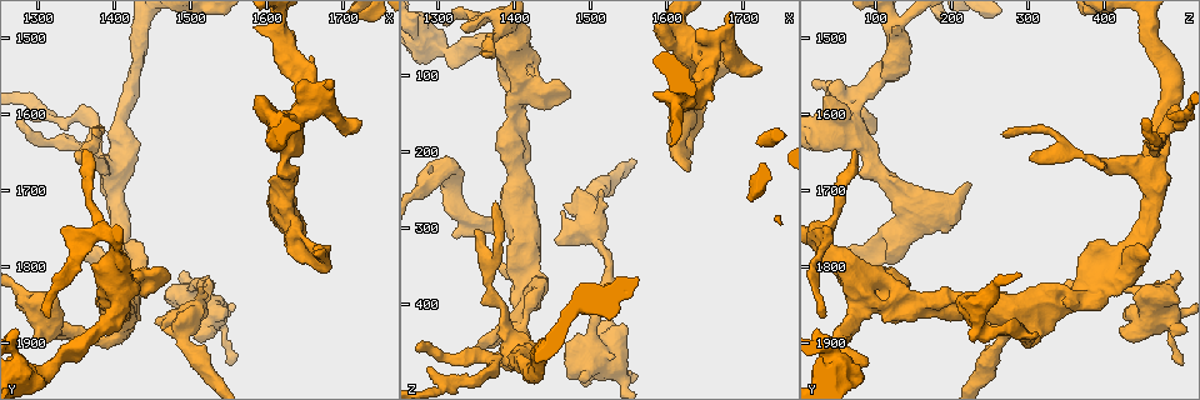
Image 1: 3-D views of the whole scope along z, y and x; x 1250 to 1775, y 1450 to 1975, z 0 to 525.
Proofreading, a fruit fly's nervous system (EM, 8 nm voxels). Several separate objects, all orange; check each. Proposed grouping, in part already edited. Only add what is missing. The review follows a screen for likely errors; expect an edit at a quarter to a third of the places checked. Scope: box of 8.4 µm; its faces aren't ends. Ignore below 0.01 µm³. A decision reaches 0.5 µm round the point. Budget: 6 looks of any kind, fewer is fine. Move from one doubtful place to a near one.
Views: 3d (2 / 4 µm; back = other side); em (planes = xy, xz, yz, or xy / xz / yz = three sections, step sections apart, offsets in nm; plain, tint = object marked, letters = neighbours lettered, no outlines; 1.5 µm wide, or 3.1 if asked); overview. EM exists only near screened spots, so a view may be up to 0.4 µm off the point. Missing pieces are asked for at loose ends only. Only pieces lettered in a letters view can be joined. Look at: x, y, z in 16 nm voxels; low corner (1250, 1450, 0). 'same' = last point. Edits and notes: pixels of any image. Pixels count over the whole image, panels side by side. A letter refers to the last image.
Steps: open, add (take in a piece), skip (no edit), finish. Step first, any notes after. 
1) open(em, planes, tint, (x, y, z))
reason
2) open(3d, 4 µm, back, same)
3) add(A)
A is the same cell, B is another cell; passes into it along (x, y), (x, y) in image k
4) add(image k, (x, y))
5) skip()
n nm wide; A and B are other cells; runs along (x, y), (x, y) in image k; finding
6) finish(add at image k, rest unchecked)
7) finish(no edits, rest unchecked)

open(em, planes, letters, (1720, 1615, 85))
free end

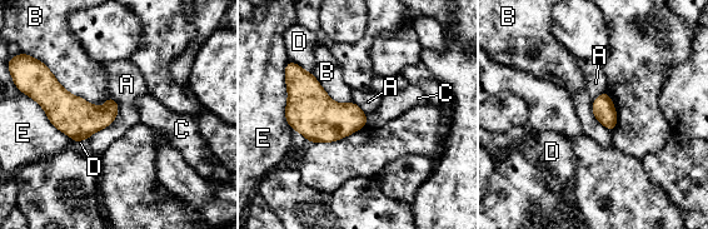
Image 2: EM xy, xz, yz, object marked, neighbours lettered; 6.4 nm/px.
skip()
A, B, C, D and E are other cells; no lettered piece goes on from it

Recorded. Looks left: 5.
open(em, planes, letters, (1290, 1835, 220))
an open end

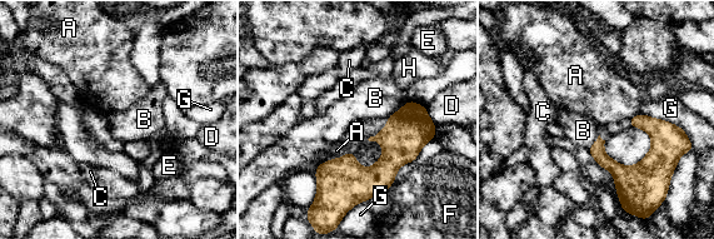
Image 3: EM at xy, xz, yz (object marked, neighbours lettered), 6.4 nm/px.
skip()
A, B, C, D, E, F, G and H are other cells; border along (351, 149), (315, 169) in image 3; none of them fits

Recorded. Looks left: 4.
open(em, xz, step 4, tint, (1510, 1825, 250))
an open end

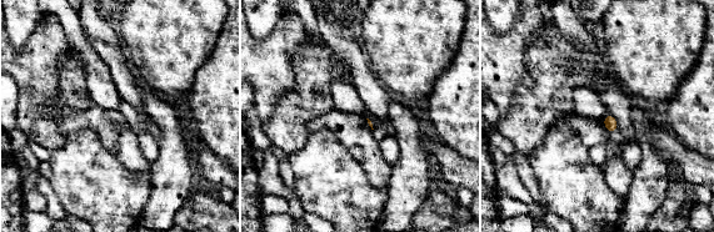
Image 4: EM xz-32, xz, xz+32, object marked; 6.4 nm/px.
open(em, planes, tint, same)

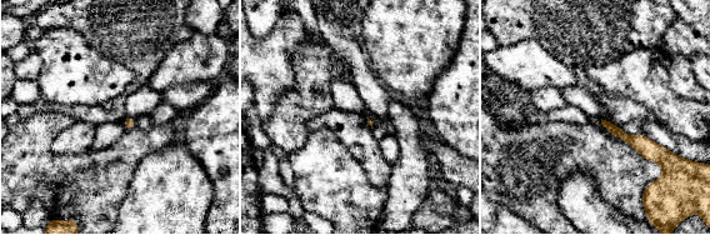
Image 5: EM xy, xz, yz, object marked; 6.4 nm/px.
open(em, planes, letters, same)
what lies round it

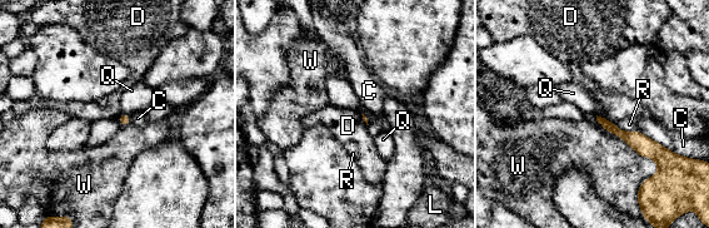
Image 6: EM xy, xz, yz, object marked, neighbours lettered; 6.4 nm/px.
skip()
C, D, L, Q, R and W are other cells; runs along (602, 120), (620, 134), (658, 152) in image 6; none of them fits

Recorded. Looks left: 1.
finish(no edits, rest unchecked)

